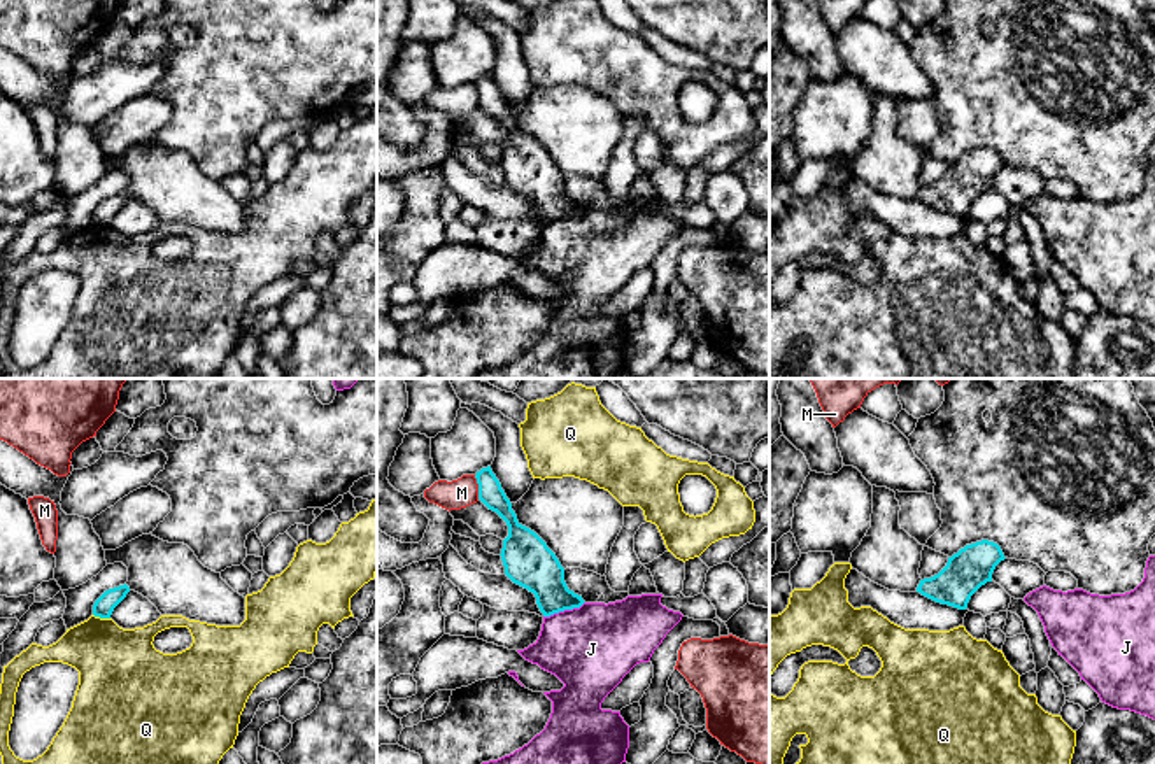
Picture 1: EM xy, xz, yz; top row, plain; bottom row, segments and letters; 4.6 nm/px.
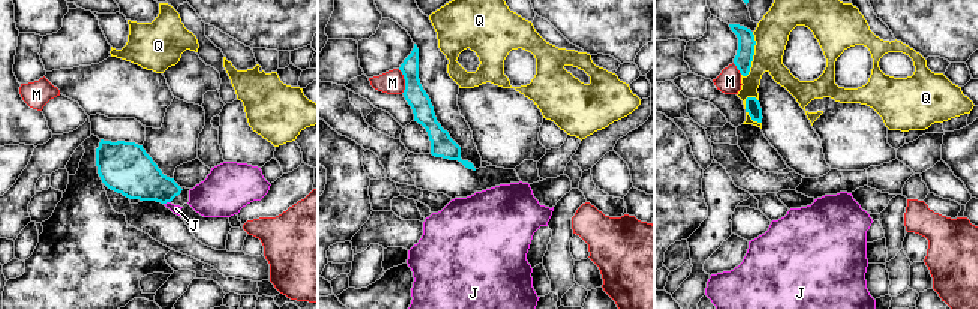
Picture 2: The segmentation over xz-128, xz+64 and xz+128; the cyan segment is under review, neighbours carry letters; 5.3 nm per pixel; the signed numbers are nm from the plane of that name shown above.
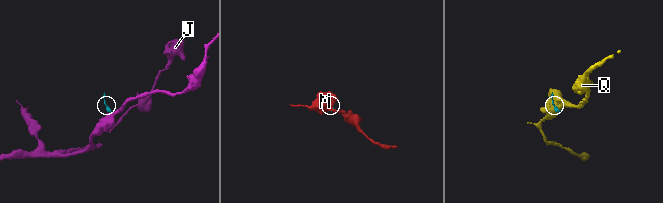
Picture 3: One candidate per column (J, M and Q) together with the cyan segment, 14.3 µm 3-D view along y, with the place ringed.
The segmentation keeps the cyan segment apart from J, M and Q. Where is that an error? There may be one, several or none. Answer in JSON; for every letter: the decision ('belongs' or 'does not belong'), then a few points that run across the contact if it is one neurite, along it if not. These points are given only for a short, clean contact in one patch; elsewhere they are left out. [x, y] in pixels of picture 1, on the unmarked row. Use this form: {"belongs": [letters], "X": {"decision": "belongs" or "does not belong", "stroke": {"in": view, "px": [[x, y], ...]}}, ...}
{"belongs": [], "J": {"decision": "does not belong", "stroke": {"in": "xz", "px": [[584, 209], [579, 214], [544, 225]]}}, "M": {"decision": "does not belong", "stroke": {"in": "xz", "px": [[474, 83], [479, 93], [479, 106]]}}, "Q": {"decision": "does not belong"}}

